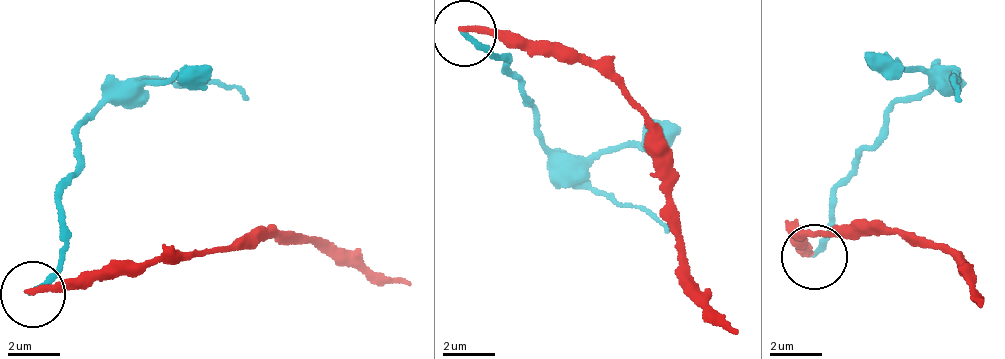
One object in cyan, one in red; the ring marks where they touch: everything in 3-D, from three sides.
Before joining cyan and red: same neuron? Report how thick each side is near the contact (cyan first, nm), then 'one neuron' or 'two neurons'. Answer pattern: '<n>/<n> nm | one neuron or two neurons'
200/240 nm | two neurons

